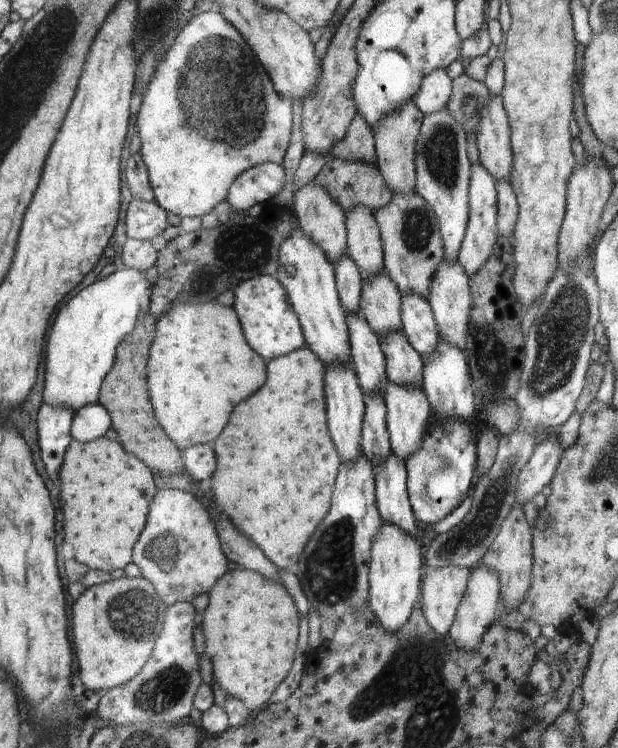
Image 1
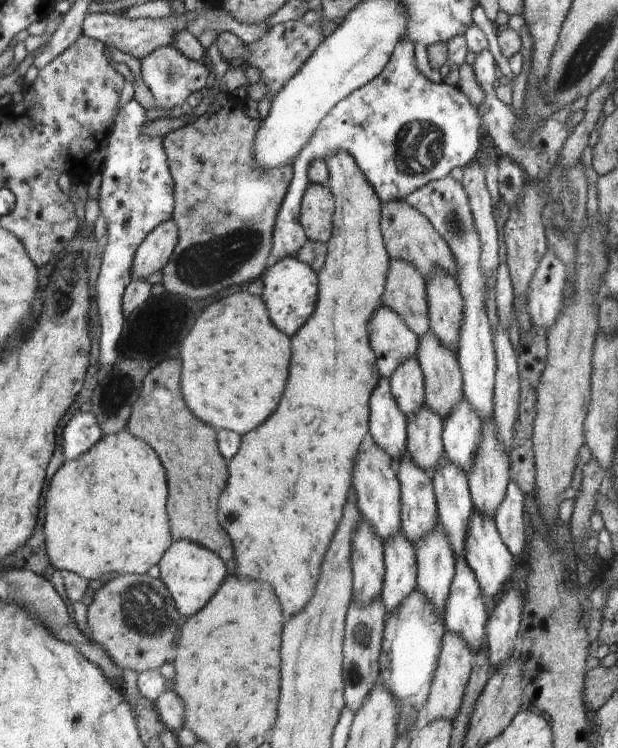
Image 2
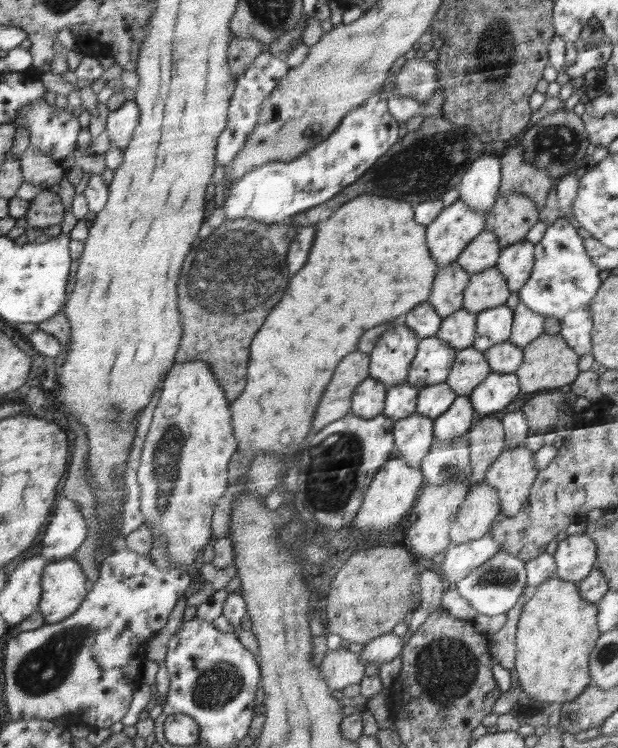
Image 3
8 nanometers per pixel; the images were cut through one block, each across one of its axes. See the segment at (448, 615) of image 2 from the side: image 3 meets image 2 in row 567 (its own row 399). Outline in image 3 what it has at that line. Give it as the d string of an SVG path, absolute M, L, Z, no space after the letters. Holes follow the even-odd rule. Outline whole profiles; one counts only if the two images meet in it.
M460 396L454 403L434 420L434 442L452 441L466 437L472 428L474 409L468 397Z

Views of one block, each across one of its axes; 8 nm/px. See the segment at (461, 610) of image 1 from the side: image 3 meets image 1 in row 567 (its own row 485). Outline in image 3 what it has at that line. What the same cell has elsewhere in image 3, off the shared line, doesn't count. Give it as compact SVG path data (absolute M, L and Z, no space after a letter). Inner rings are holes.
M471 483L458 516L450 527L449 537L454 544L464 544L483 538L491 530L491 524L500 514L498 494L488 484Z

